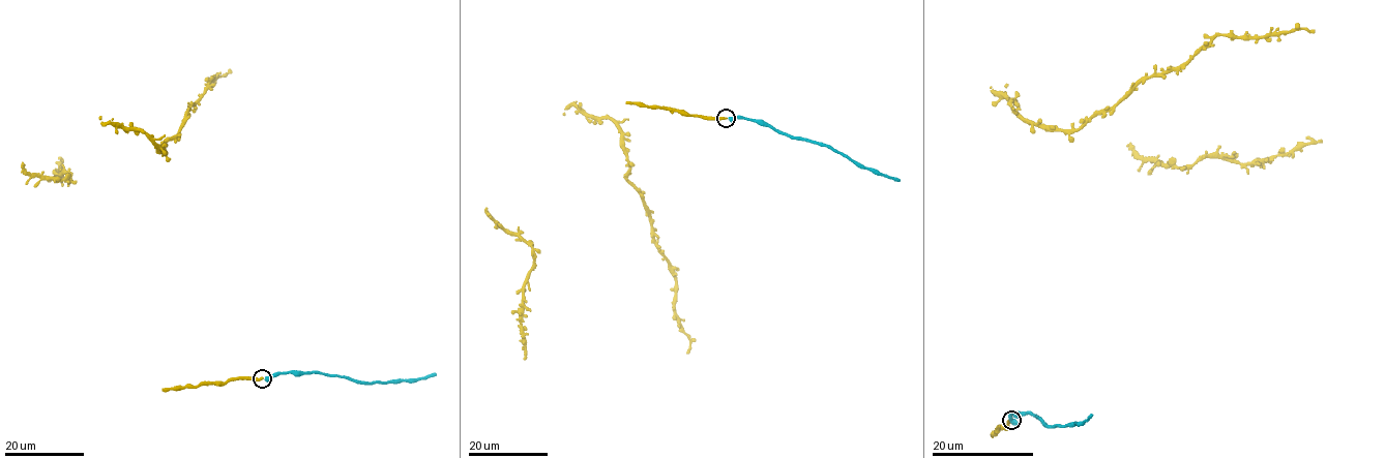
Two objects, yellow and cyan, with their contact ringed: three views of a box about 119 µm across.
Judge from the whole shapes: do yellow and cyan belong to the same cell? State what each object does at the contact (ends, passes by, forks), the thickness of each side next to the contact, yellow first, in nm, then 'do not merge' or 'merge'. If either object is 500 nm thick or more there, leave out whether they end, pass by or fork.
yellow ends there; cyan ends there; 300 nm thick on the yellow side, 80 nm on the other; merge

